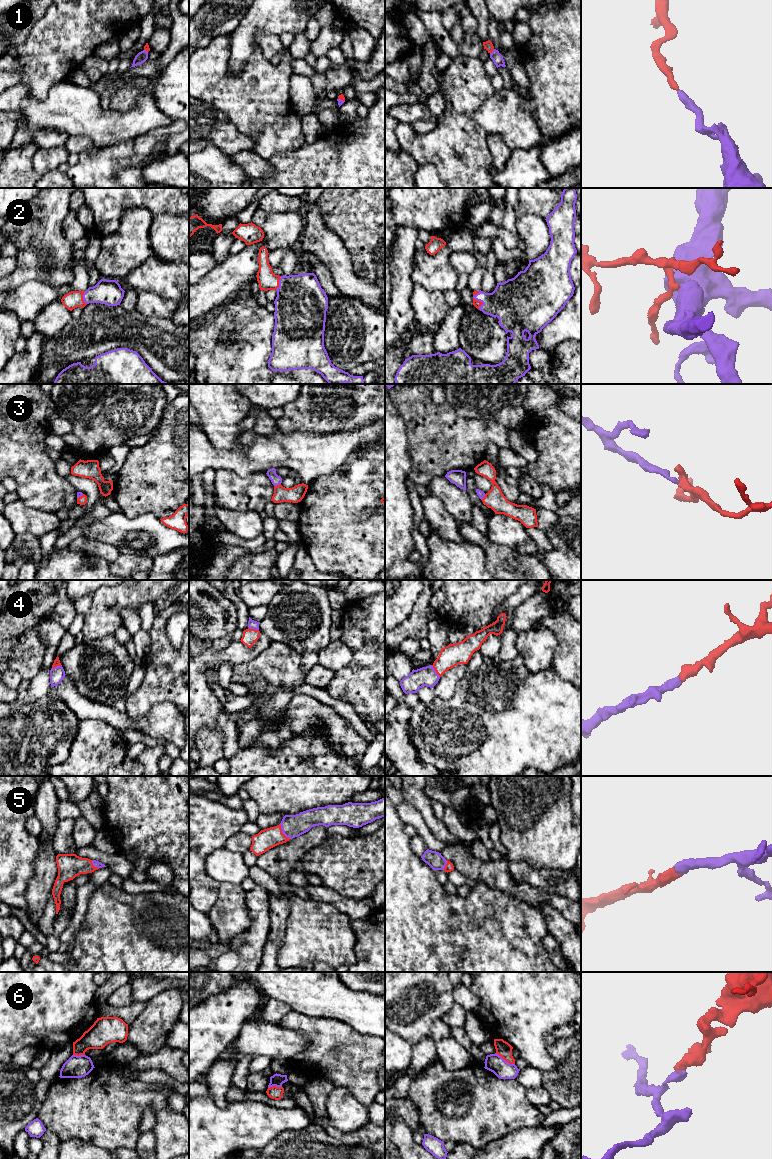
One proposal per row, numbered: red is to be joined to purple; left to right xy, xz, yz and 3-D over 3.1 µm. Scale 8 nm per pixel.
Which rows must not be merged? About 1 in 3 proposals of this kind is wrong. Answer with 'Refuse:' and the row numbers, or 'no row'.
Refuse: 6

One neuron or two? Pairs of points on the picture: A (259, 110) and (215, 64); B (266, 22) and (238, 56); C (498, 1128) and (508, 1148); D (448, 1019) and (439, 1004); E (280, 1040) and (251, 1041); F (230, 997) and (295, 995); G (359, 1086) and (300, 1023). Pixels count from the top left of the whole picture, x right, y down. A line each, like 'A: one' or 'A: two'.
A: one
B: one
C: two
D: two
E: one
F: two
G: one

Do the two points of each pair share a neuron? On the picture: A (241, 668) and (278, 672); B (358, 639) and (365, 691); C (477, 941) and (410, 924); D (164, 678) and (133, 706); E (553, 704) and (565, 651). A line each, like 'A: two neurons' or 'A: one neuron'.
A: one neuron
B: one neuron
C: one neuron
D: one neuron
E: two neurons

